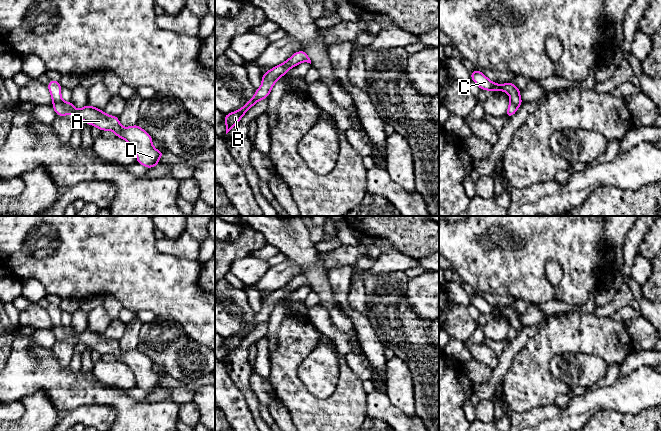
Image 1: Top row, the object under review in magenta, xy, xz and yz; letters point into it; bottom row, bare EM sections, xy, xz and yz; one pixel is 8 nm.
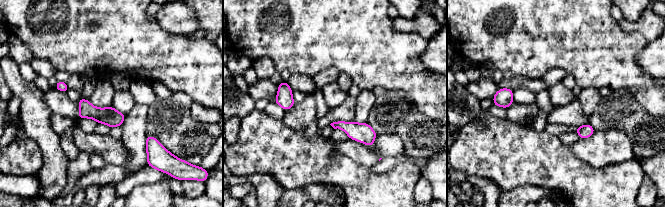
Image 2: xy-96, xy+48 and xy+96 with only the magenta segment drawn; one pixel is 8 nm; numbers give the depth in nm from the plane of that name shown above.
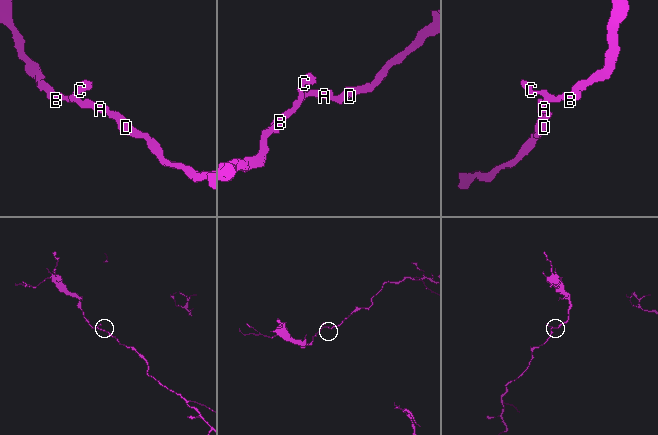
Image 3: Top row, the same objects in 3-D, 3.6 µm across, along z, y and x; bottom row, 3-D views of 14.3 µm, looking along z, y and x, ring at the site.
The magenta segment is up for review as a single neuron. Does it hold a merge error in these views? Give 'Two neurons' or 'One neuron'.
One neuron

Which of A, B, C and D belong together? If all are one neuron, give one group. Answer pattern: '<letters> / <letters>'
A B C D

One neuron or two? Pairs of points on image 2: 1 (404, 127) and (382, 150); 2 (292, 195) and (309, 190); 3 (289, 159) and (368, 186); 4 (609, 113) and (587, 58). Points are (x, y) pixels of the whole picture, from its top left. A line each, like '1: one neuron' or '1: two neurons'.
1: two neurons
2: one neuron
3: one neuron
4: two neurons

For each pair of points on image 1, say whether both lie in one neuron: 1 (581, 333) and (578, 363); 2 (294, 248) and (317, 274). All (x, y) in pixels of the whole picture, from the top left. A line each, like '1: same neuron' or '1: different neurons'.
1: different neurons
2: same neuron

